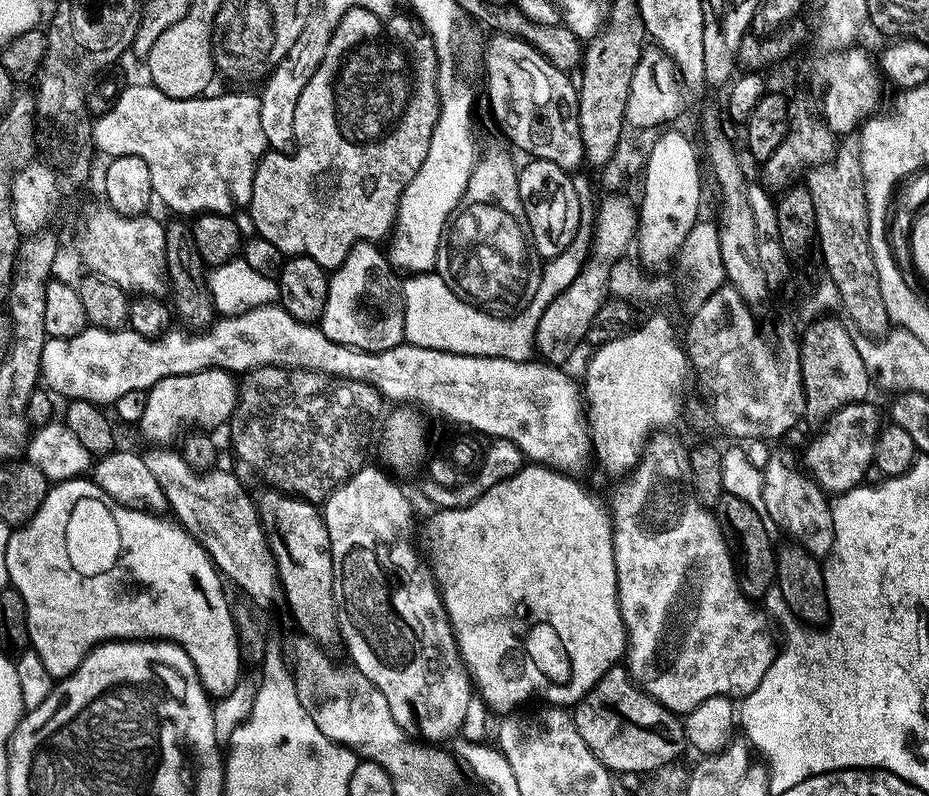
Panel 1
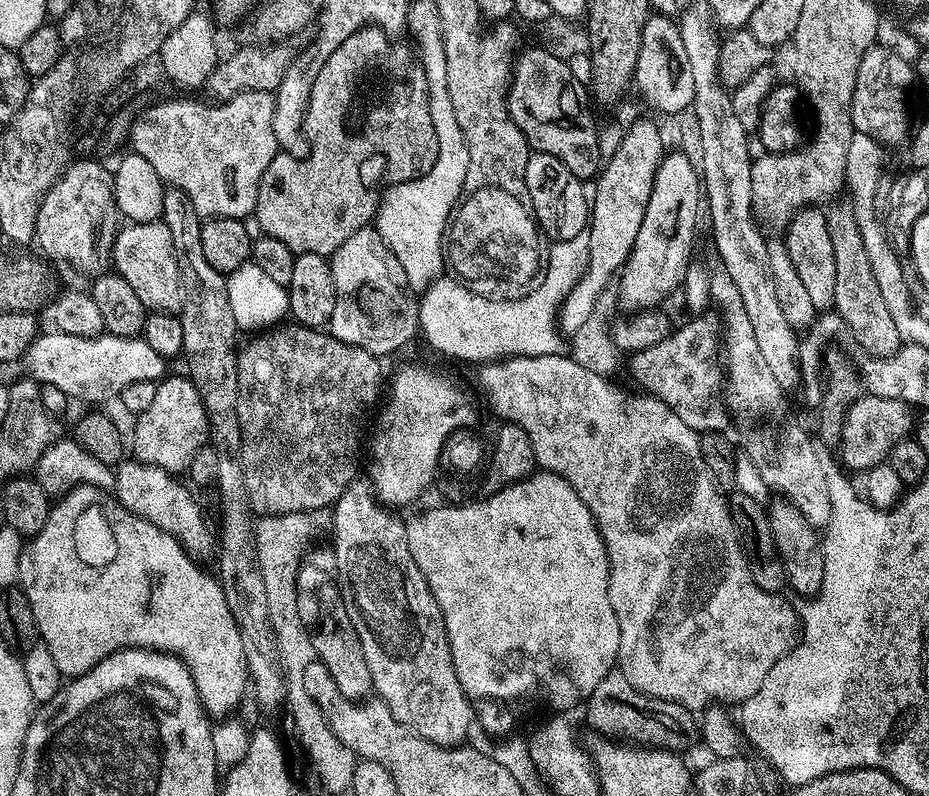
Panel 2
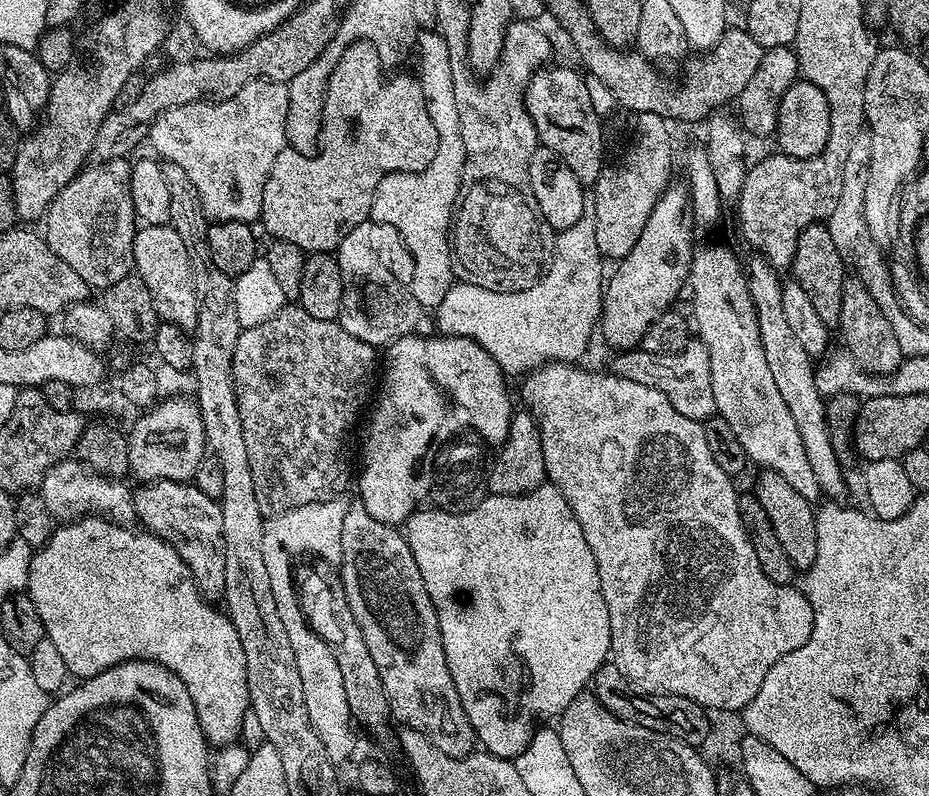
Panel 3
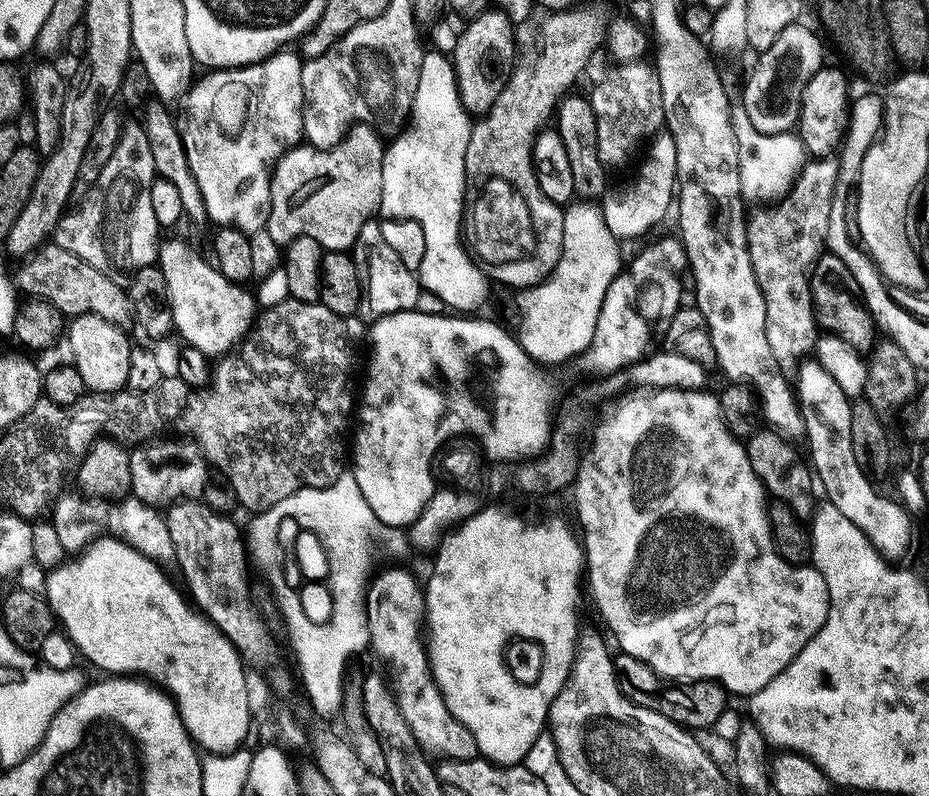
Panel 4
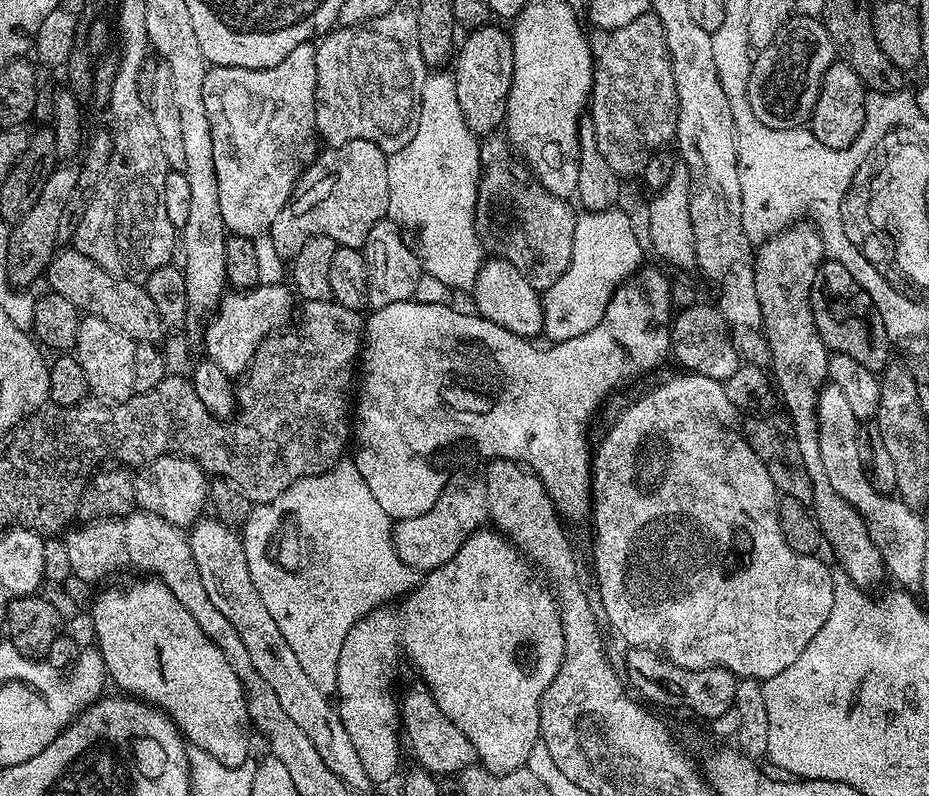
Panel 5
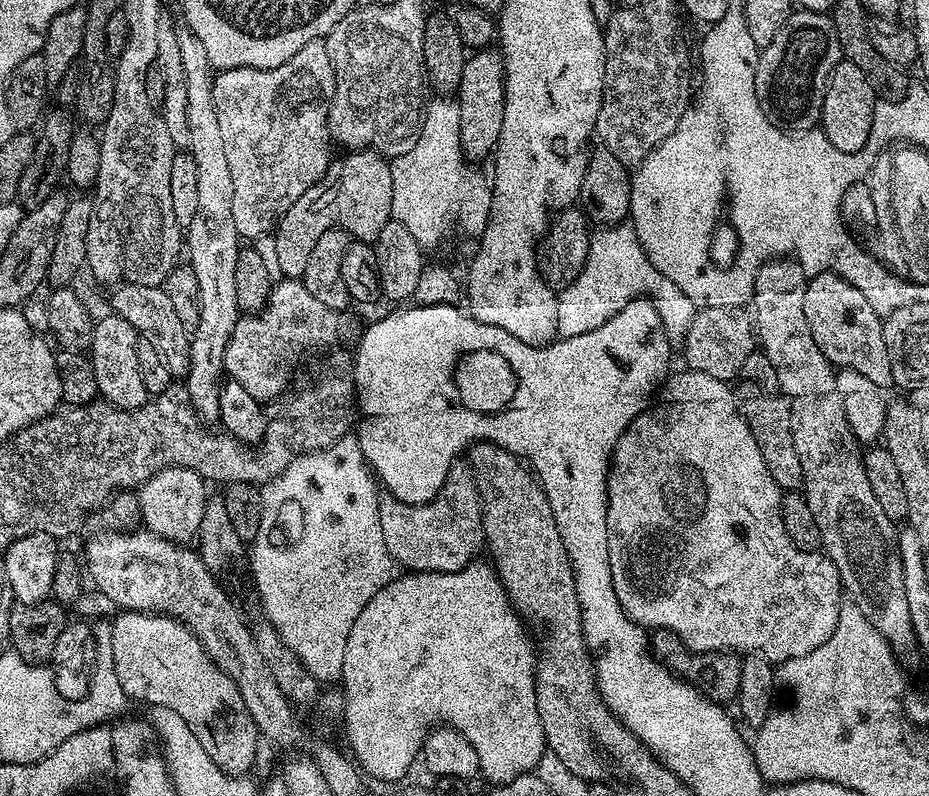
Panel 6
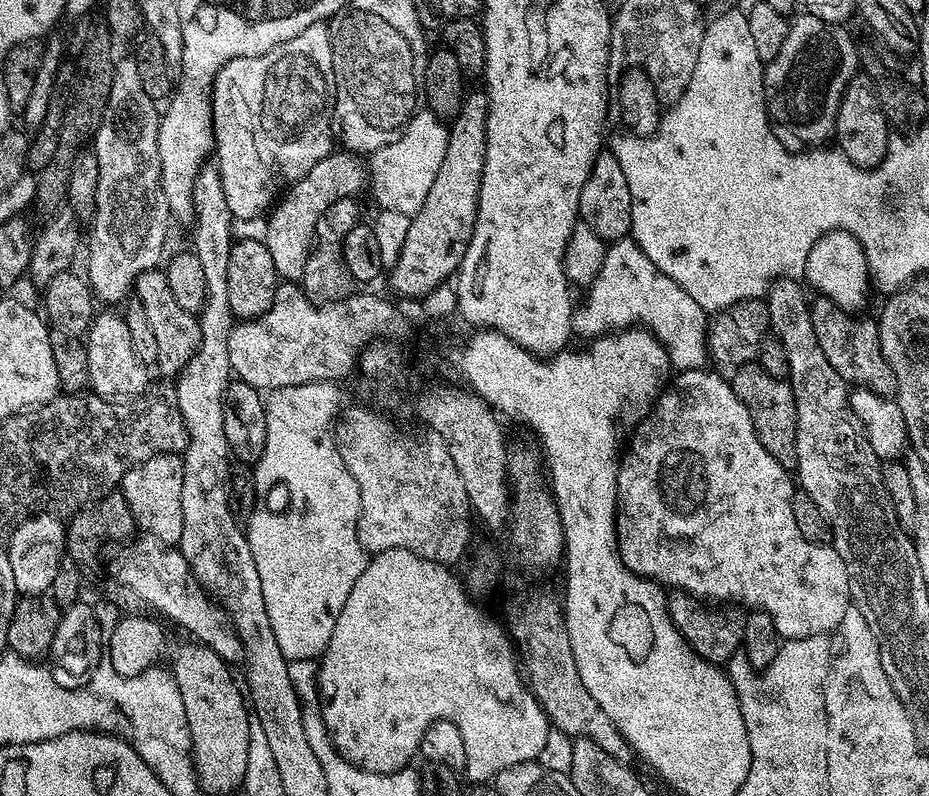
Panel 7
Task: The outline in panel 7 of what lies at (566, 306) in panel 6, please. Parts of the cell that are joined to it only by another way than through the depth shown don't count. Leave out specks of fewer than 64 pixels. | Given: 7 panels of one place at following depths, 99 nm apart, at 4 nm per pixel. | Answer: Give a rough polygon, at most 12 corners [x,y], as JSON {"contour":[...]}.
{"contour":[[631,238],[607,245],[574,328],[647,329],[671,367],[710,356],[705,310]]}

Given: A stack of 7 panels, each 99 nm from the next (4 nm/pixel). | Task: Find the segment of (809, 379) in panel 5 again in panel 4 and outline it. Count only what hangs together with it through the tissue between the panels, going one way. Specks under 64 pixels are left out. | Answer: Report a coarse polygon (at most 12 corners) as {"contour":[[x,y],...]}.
{"contour":[[836,158],[747,213],[766,338],[785,370],[816,347],[812,267],[825,251]]}

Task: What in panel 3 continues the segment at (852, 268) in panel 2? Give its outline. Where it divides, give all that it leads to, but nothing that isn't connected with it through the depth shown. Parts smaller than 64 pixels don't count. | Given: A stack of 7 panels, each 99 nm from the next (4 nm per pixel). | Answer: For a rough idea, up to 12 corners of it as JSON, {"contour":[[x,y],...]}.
{"contour":[[859,276],[844,281],[843,347],[874,376],[906,358]]}

